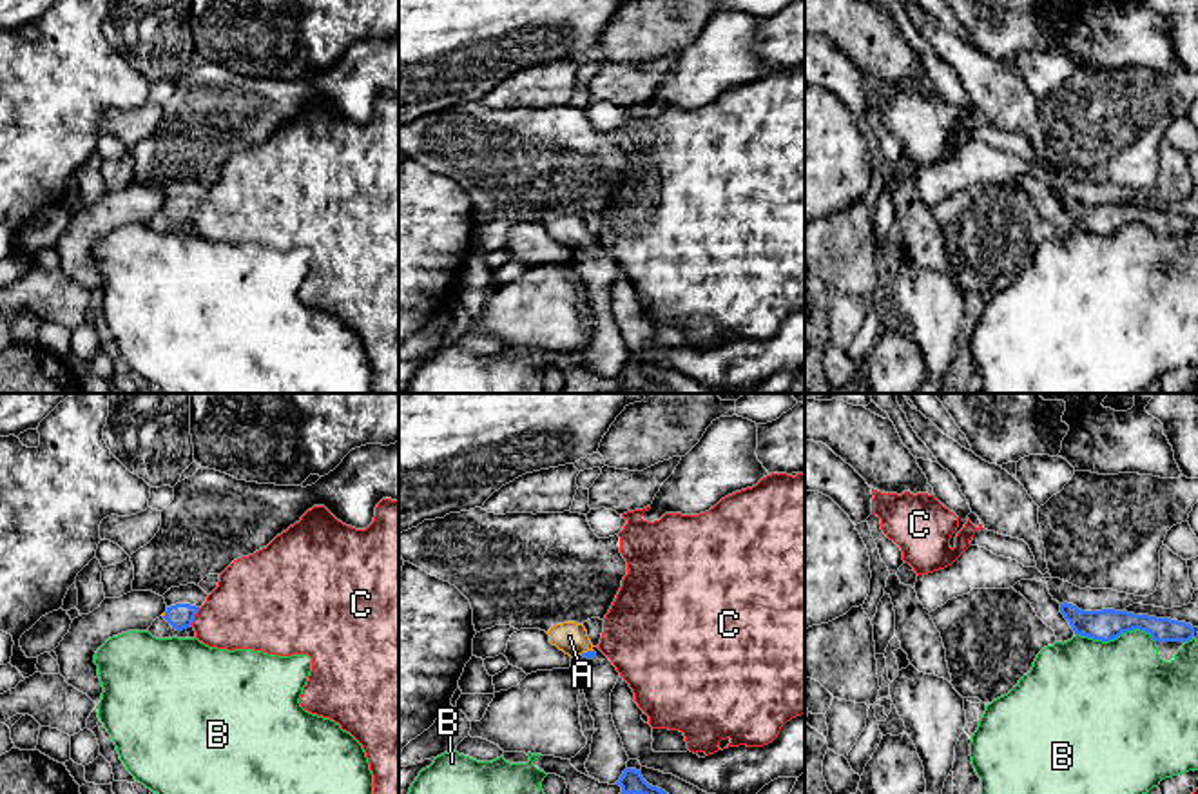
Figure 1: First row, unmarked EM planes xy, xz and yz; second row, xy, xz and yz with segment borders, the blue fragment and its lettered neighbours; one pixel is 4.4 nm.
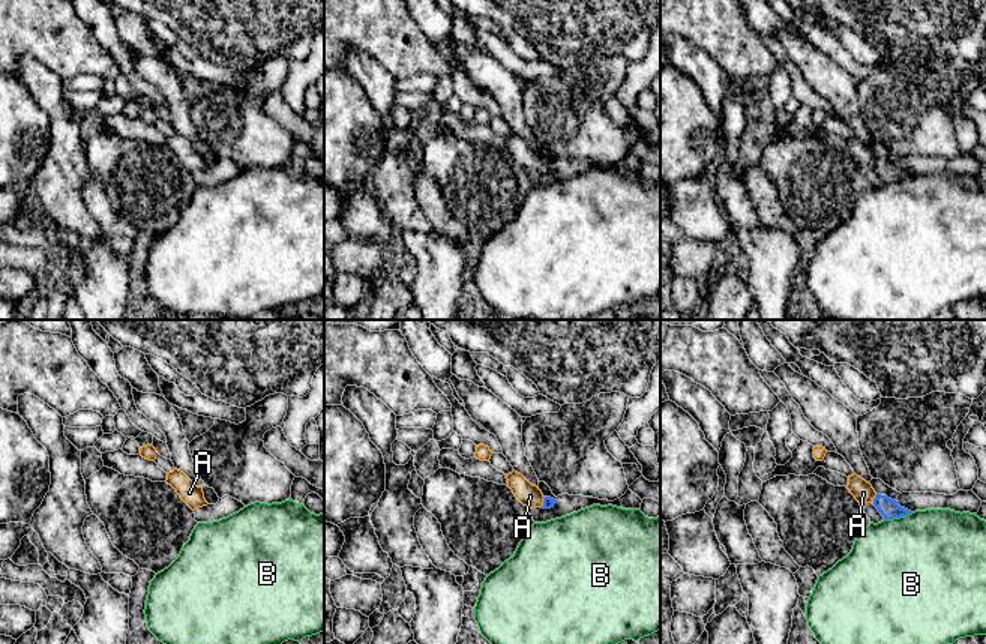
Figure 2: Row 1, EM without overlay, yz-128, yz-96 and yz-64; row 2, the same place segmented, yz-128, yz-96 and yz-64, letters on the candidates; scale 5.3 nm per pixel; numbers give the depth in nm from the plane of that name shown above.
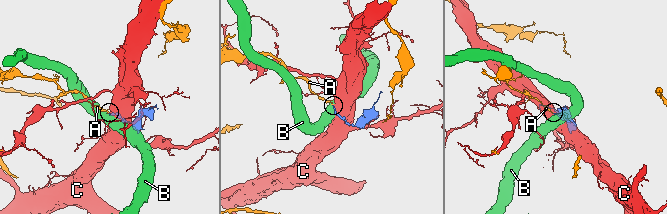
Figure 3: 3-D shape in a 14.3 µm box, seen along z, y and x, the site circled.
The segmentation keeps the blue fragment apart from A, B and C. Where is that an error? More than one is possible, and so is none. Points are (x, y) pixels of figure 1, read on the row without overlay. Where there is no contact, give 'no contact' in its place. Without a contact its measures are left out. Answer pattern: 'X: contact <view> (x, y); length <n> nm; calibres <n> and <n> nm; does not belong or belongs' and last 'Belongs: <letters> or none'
A: contact xz (588, 245); length 60 nm; calibres 30 and 140 nm; belongs
B: contact yz (1117, 231); length 360 nm; calibres 140 and 480 nm; does not belong
C: contact xy (194, 209); length 90 nm; calibres 110 and 360 nm; does not belong
Belongs: A

